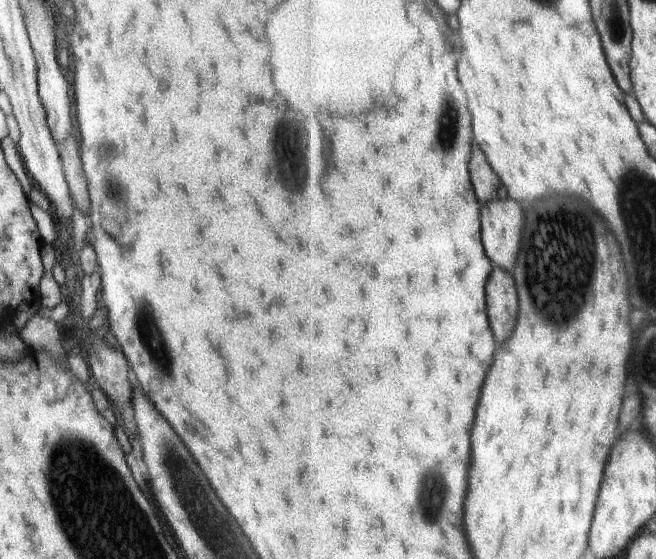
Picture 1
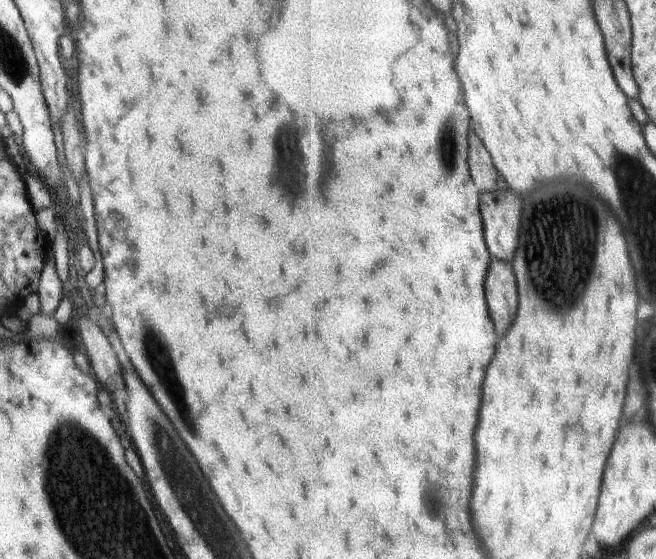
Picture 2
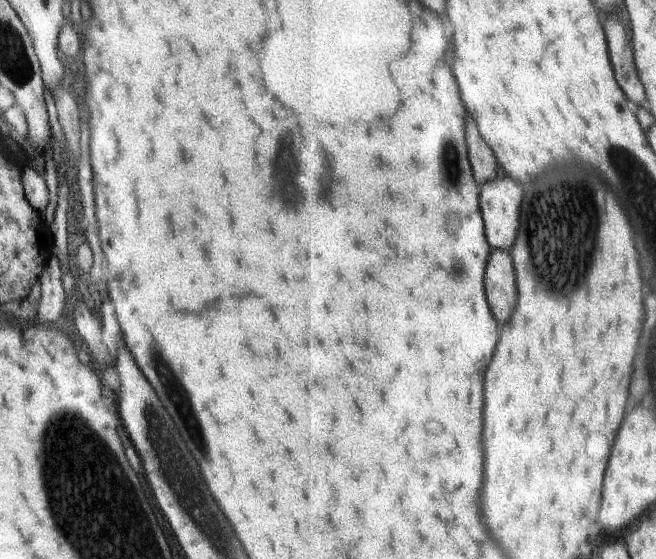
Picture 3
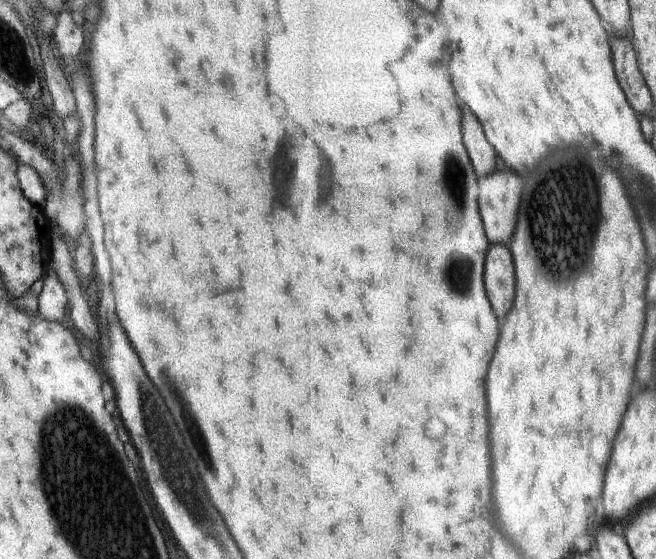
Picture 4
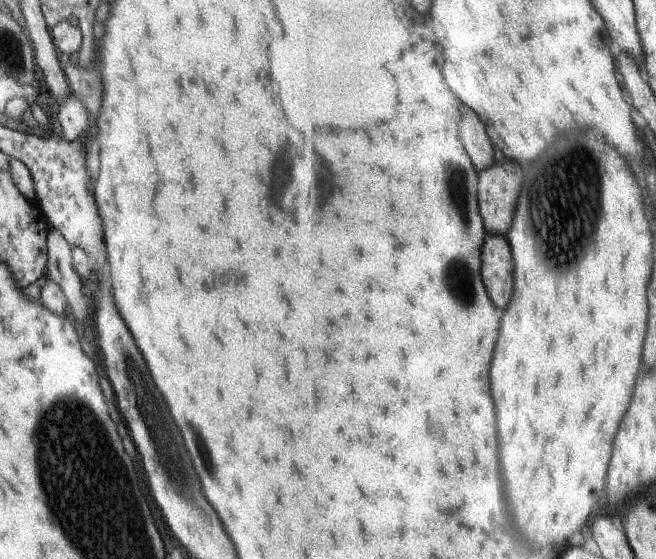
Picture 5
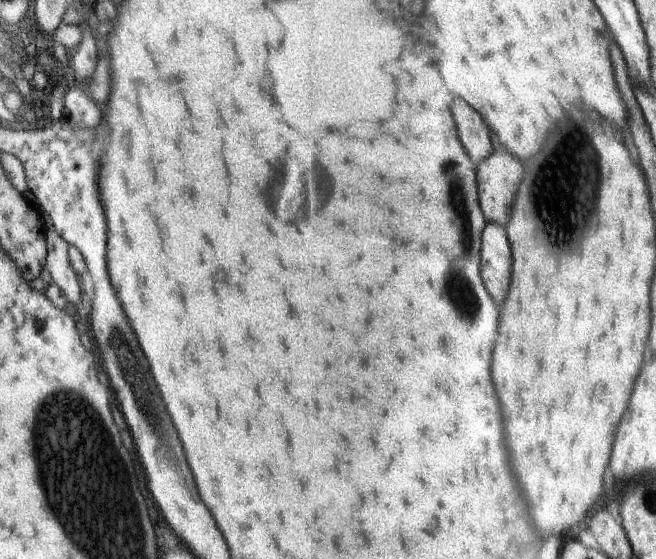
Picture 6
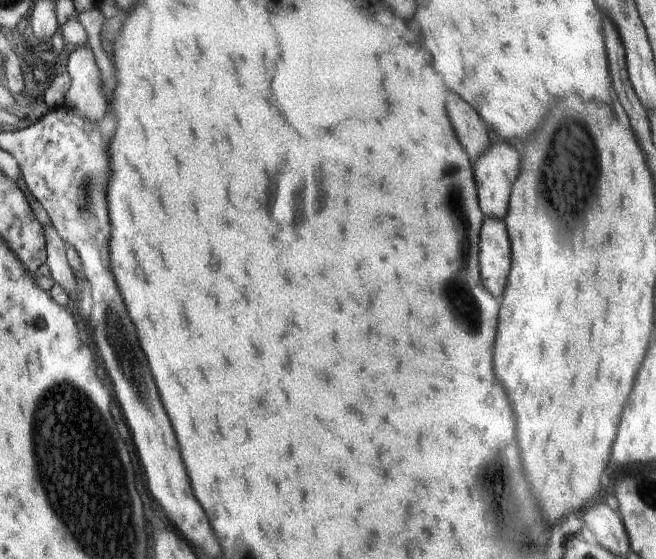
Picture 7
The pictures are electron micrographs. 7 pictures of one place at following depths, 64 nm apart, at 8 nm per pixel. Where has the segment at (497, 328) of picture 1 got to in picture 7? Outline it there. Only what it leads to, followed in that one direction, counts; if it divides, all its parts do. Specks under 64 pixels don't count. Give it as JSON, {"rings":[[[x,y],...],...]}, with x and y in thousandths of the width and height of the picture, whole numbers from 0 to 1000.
{"rings":[[[741,385],[733,436],[733,479],[738,508],[765,542],[780,483],[780,429],[771,394]]]}

